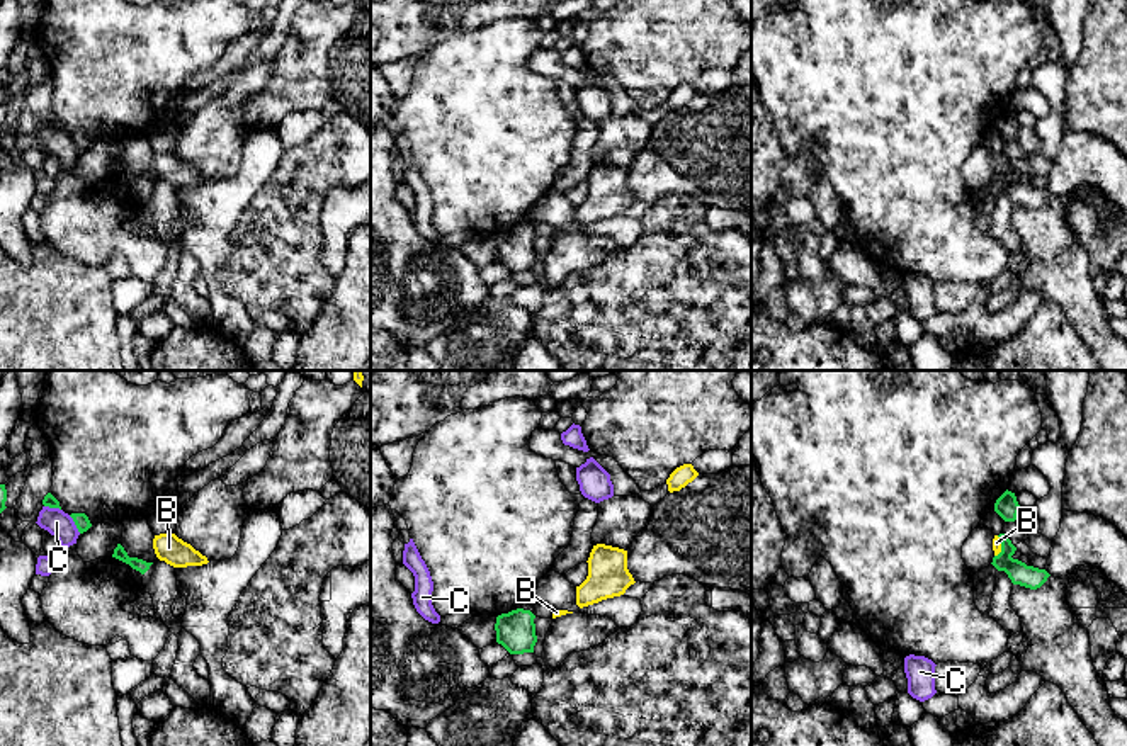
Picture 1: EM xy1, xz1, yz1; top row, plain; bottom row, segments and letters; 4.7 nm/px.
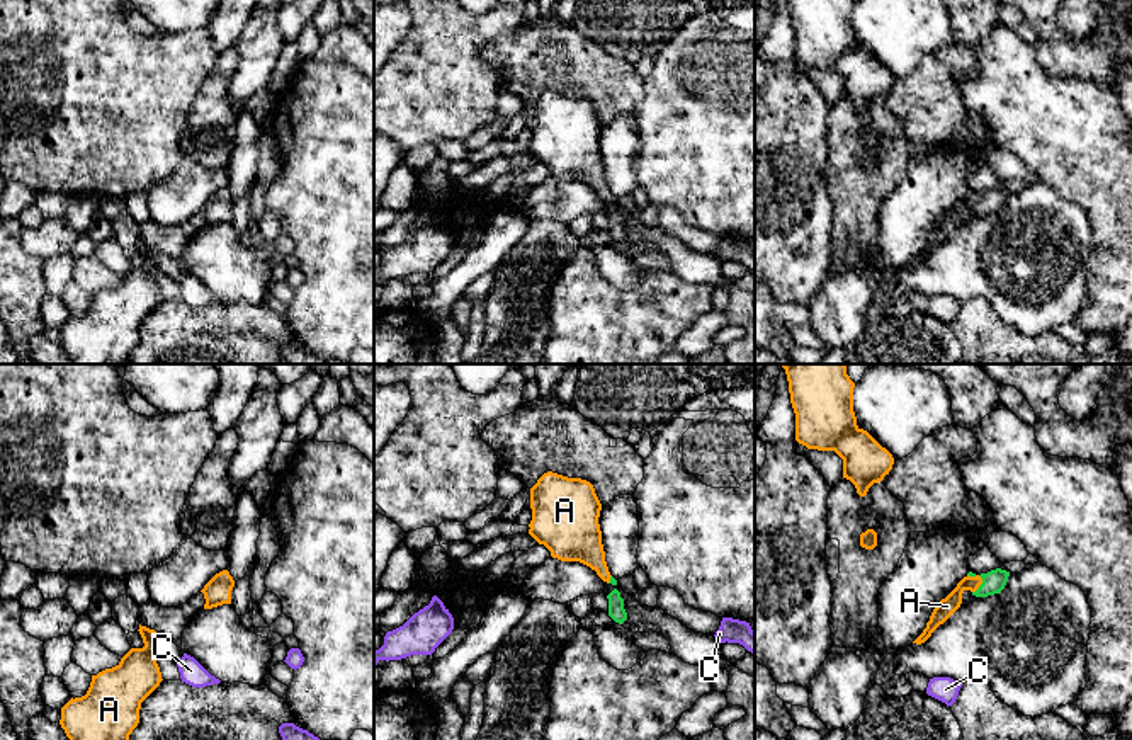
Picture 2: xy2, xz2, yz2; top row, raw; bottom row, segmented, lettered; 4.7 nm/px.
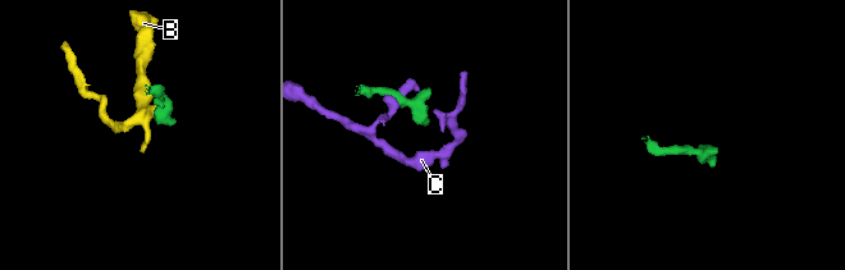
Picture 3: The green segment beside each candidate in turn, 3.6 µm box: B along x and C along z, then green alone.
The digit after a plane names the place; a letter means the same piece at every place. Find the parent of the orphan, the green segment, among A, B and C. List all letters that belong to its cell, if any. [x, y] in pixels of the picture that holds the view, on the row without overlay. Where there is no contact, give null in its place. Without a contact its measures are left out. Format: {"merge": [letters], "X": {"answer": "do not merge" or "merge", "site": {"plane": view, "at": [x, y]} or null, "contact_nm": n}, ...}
{"merge": ["A", "B"], "A": {"answer": "merge", "site": {"plane": "yz2", "at": [981, 196]}, "contact_nm": 100}, "B": {"answer": "merge", "site": {"plane": "yz1", "at": [1002, 165]}, "contact_nm": 110}, "C": {"answer": "do not merge", "site": {"plane": "xy1", "at": [75, 143]}, "contact_nm": 110}}

